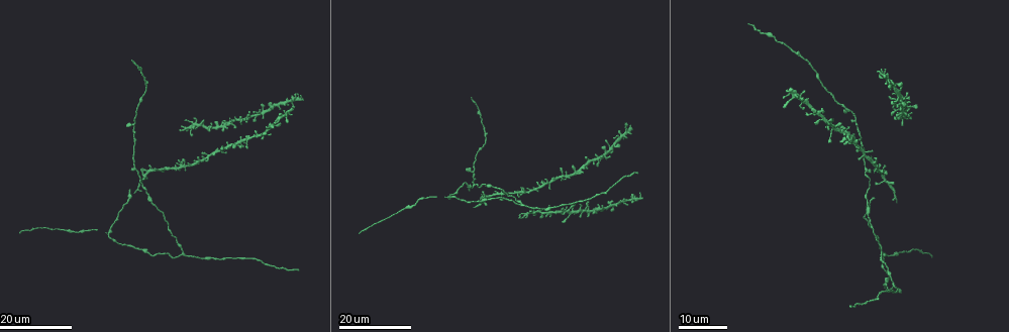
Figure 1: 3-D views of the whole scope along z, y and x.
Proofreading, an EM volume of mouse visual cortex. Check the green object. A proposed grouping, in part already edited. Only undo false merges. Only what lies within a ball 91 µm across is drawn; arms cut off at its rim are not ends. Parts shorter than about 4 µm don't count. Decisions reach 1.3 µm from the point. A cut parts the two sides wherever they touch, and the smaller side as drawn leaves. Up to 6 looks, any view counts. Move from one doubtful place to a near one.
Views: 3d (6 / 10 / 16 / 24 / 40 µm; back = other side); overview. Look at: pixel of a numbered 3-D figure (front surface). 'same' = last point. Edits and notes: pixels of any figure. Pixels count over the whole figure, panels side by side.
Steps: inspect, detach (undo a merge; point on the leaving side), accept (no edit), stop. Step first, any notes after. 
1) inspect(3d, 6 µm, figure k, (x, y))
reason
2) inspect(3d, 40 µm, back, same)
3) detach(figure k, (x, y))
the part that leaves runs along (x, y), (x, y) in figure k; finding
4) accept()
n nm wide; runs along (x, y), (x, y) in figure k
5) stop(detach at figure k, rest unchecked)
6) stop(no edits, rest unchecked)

inspect(3d, 24 µm, figure 1, (523, 203))
branch point

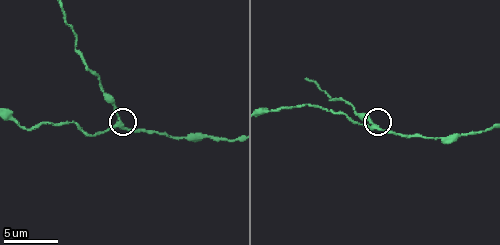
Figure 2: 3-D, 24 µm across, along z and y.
inspect(3d, 6 µm, figure 2, (375, 129))

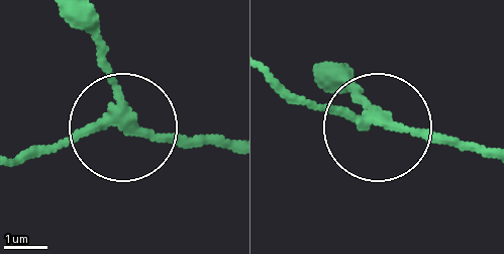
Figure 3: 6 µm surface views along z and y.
accept()
runs along (328, 72), (375, 119), (477, 148) in figure 3; continuous, no second neuron

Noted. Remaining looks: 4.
inspect(3d, 16 µm, figure 1, (145, 175))
looks like a crossing

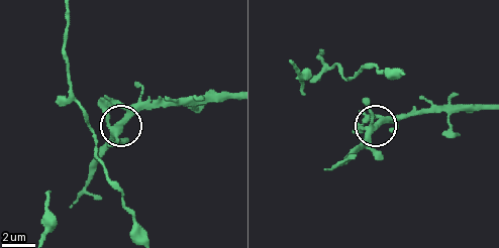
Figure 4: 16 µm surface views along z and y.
inspect(3d, 10 µm, figure 4, (370, 132))

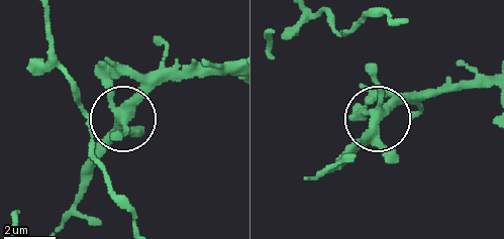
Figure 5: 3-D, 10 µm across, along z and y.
inspect(3d, 10 µm, back, figure 5, (122, 114))
other side

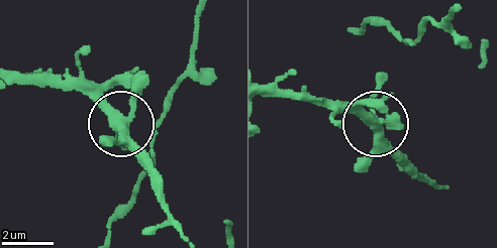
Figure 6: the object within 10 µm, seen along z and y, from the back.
accept()
350 nm wide; all the same neuron

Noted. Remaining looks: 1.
stop(no edits, rest unchecked)

